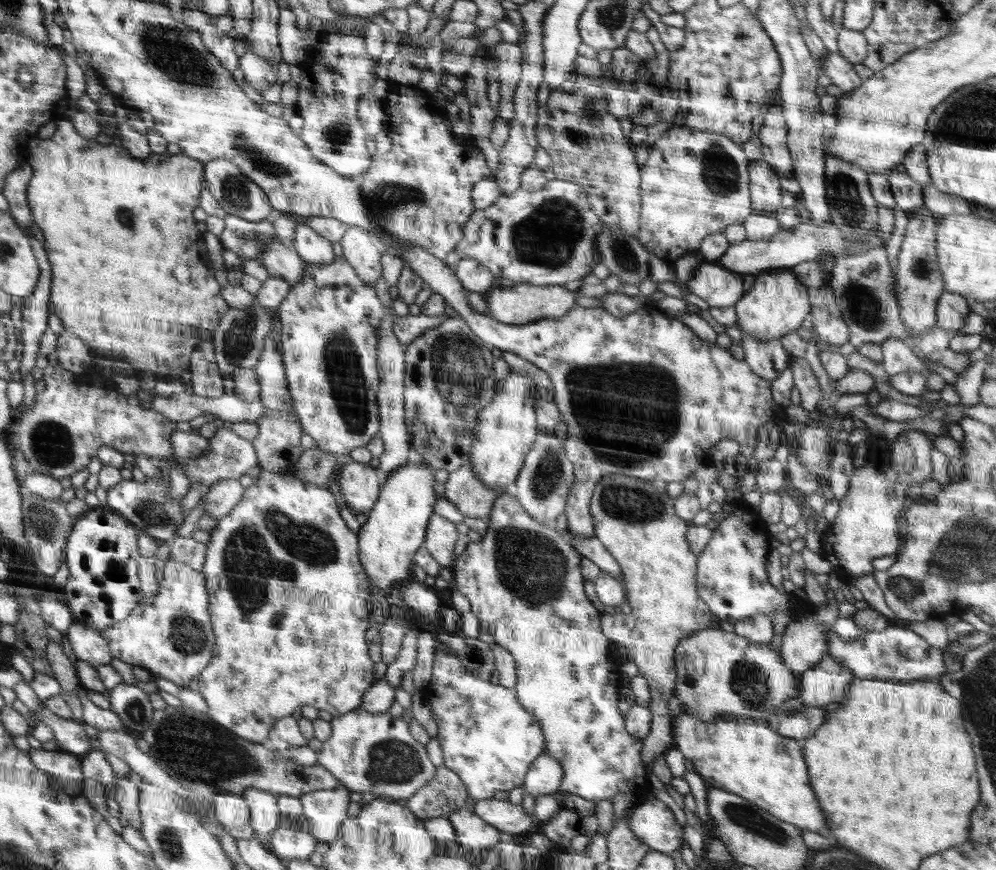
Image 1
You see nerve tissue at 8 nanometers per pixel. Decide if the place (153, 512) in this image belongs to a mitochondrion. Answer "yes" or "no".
yes

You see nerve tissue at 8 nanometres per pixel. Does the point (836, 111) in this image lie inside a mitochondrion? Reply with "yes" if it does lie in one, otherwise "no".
no

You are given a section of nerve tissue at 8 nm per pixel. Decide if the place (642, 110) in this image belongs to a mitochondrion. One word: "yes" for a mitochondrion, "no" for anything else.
no

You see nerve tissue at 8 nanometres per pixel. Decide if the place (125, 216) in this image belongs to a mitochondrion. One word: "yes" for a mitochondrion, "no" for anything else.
yes

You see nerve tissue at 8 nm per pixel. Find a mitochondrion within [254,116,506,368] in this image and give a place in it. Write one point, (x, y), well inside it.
(389, 198)

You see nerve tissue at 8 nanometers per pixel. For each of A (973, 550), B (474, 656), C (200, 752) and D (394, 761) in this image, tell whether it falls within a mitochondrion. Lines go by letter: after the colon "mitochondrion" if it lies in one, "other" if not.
A: mitochondrion
B: other
C: mitochondrion
D: mitochondrion

